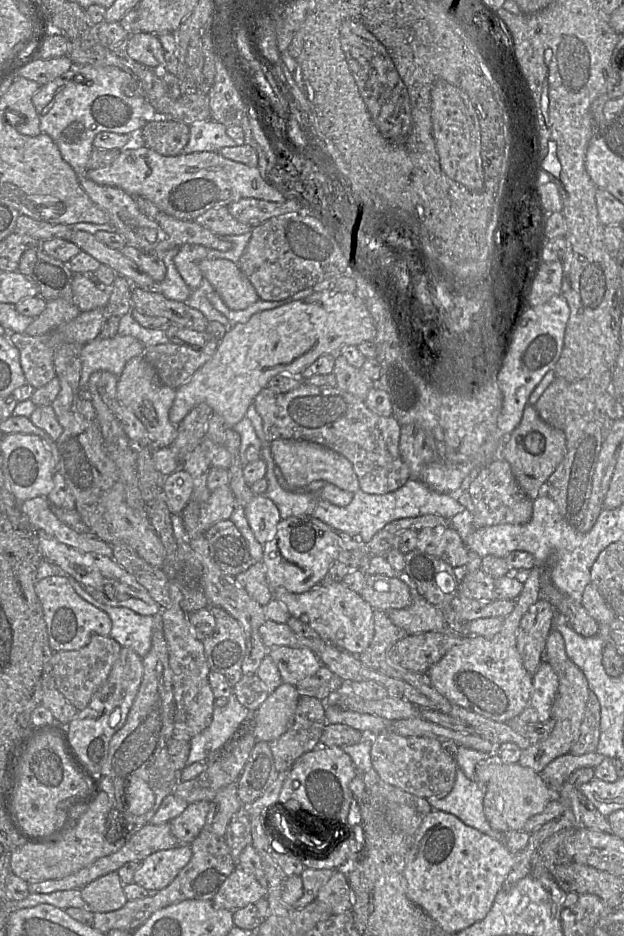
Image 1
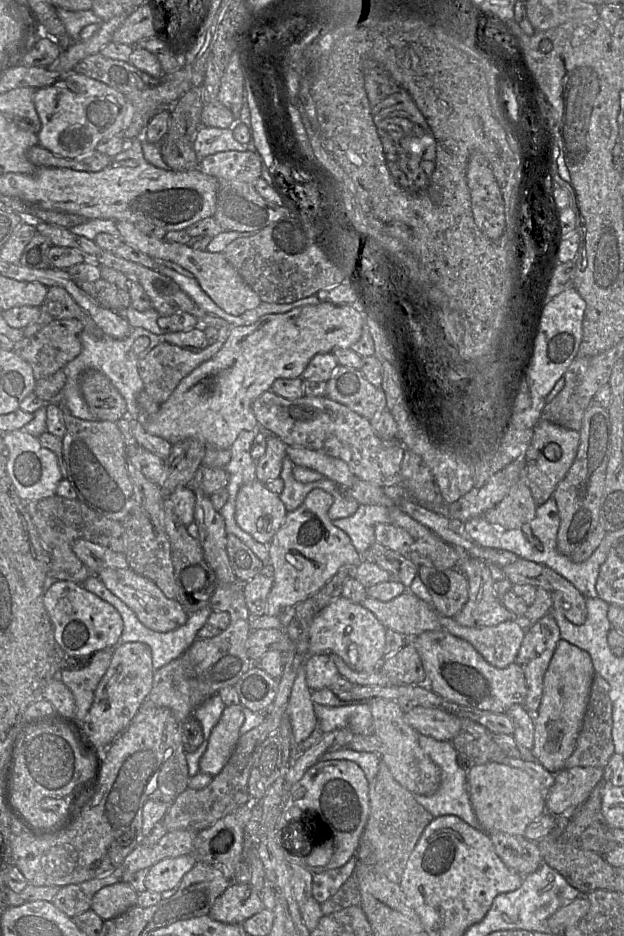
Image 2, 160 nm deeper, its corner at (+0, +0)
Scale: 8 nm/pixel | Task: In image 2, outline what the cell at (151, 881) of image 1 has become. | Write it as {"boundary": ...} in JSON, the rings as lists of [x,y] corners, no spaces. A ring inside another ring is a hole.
{"boundary":[[[191,854],[160,860],[148,869],[144,881],[146,889],[158,893],[175,889],[195,863]]]}

